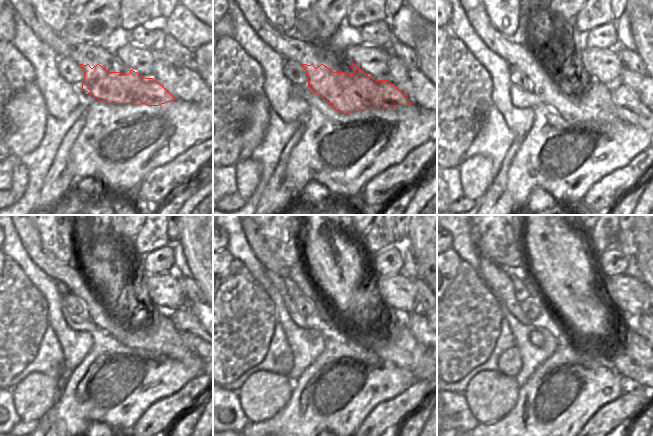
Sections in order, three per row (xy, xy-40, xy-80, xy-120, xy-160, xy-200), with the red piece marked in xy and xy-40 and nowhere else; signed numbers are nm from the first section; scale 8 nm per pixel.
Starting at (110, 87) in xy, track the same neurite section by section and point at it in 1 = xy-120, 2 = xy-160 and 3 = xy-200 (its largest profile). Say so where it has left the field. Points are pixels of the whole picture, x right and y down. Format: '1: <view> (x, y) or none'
1: xy-120 (141, 332)
2: xy-160 (373, 338)
3: xy-200 (640, 324)

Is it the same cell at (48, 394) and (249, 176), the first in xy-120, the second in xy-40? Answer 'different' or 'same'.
same

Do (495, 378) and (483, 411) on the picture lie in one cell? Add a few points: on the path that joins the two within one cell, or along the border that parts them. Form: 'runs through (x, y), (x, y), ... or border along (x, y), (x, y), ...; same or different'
runs through (491, 386), (488, 403); same

